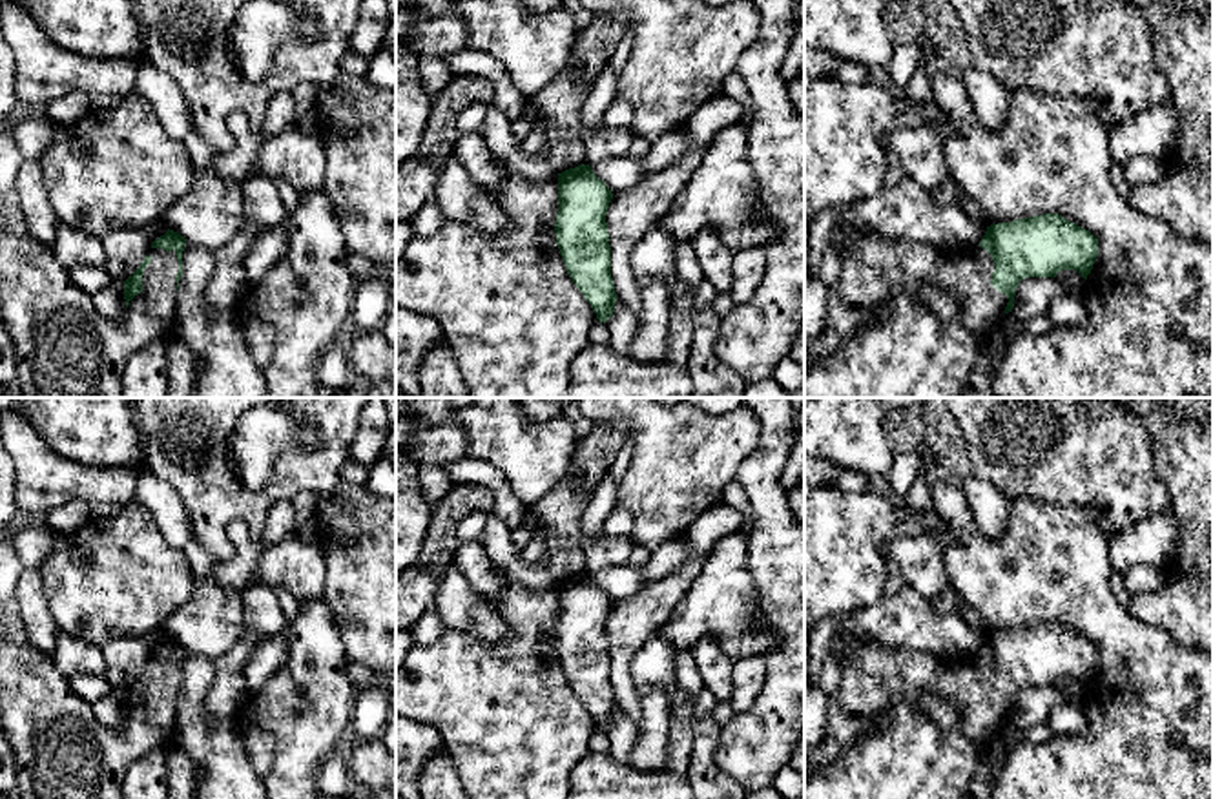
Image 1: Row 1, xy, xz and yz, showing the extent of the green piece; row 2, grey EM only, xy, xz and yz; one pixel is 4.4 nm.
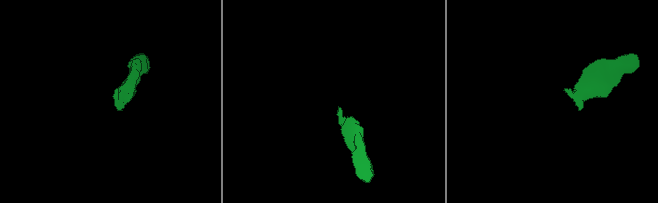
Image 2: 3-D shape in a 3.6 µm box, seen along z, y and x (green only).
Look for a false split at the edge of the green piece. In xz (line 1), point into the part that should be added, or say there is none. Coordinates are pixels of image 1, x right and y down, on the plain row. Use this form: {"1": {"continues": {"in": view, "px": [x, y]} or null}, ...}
{"1": {"continues": null}}

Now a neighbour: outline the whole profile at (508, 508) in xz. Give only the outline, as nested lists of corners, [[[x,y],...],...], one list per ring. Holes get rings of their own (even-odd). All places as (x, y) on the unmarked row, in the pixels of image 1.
[[[465,458],[443,467],[452,485],[476,483],[494,494],[494,514],[514,531],[524,524],[531,524],[529,507],[525,507],[507,483],[505,474],[485,460]]]

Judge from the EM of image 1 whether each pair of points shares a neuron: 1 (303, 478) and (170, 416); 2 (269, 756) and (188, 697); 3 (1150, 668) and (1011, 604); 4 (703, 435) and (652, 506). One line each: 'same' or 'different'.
1: same
2: different
3: same
4: same

